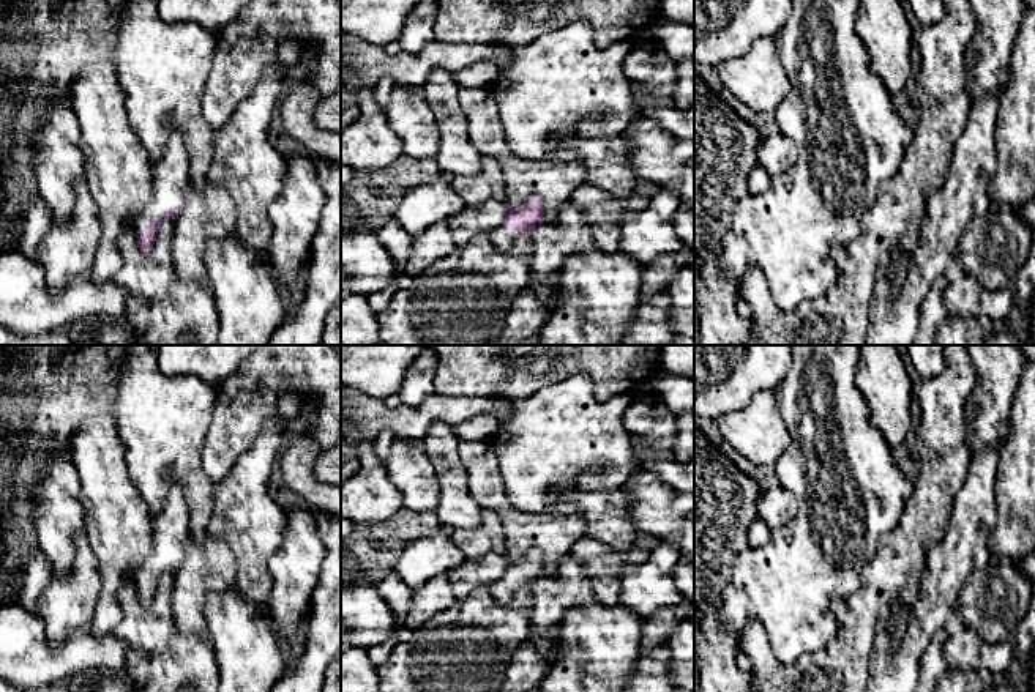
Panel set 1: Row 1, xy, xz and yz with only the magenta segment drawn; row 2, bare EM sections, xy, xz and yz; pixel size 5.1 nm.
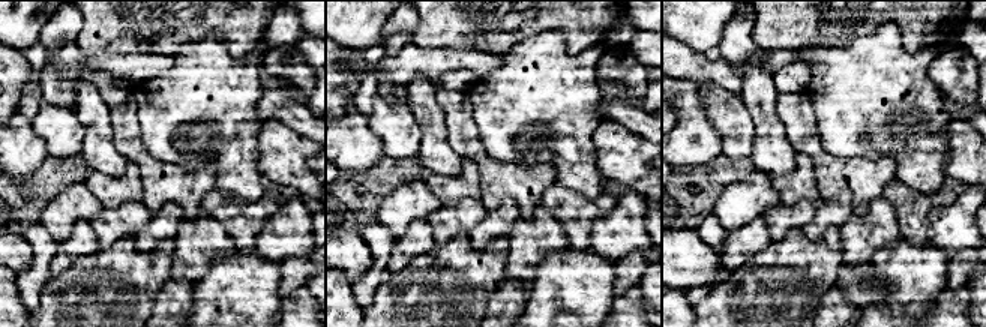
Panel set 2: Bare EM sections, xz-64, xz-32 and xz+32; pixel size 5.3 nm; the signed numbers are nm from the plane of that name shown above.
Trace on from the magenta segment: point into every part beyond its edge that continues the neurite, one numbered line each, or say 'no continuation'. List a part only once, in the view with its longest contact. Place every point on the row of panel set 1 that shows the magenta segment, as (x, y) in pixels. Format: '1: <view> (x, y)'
1: xy (169, 175)

